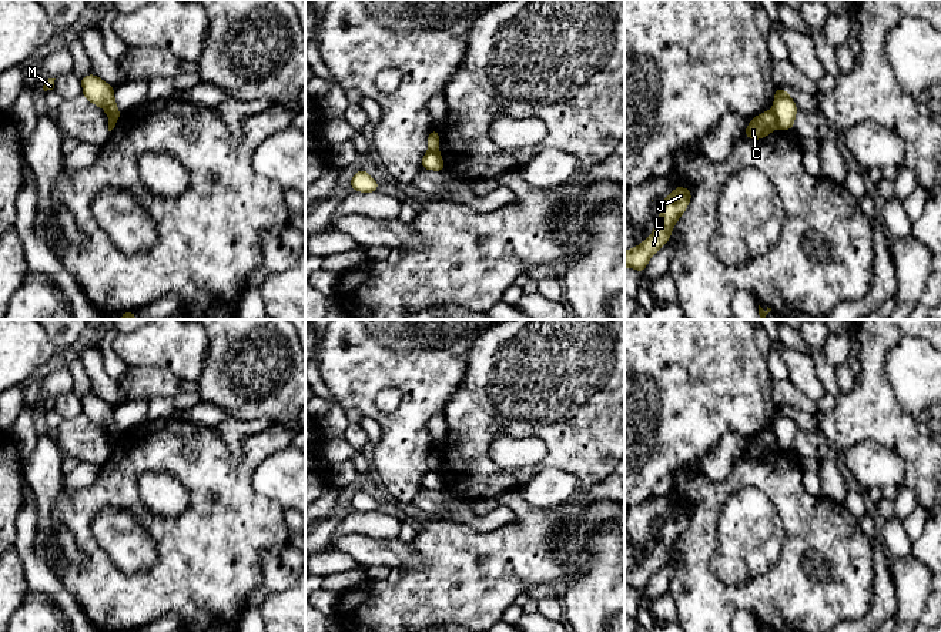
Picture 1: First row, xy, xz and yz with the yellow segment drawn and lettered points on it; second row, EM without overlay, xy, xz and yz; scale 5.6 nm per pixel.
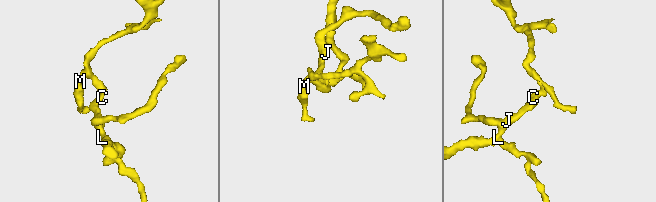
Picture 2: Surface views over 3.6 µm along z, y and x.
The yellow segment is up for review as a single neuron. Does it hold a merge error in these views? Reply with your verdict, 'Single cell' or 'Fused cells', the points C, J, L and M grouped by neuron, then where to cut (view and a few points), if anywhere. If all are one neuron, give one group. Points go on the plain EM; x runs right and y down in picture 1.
Fused cells. Groups: C J L / M. Split along yz (772, 431), (777, 445)

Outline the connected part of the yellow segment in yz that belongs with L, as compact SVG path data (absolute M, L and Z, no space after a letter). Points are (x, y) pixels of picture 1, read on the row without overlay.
M677 505L674 511L663 516L663 529L654 541L654 551L640 565L624 571L624 586L643 592L650 576L656 574L670 558L672 549L691 519L690 509Z

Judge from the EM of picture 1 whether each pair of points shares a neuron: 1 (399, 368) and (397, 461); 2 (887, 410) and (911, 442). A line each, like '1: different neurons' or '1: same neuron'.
1: same neuron
2: same neuron

